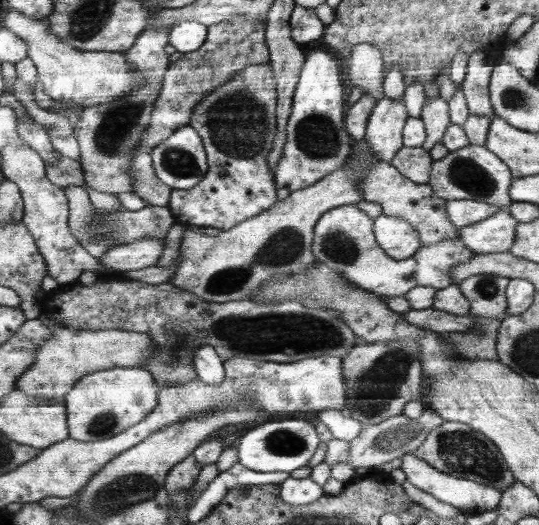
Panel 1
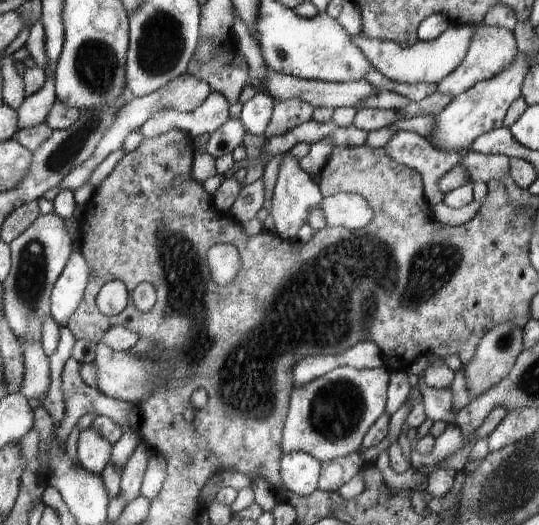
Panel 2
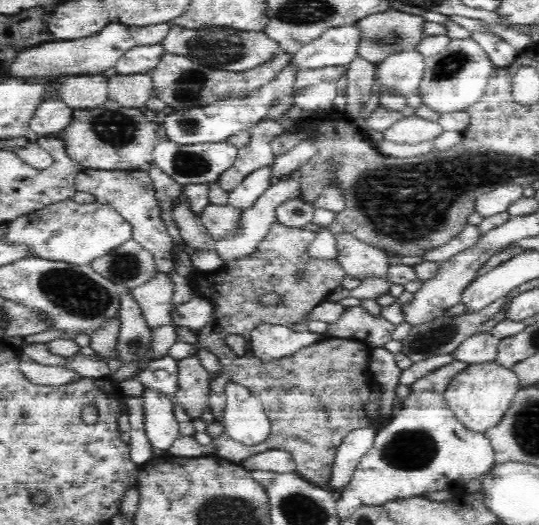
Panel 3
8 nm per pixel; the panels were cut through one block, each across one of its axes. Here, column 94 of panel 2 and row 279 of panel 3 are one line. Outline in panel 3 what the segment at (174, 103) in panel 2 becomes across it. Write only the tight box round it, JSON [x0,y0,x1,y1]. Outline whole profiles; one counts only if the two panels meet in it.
[131,273,178,327]

